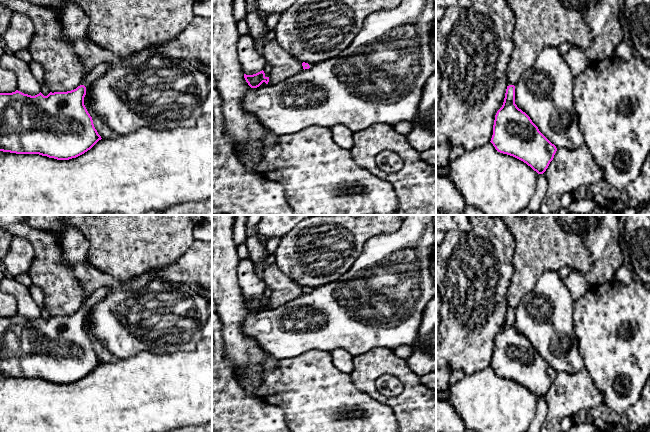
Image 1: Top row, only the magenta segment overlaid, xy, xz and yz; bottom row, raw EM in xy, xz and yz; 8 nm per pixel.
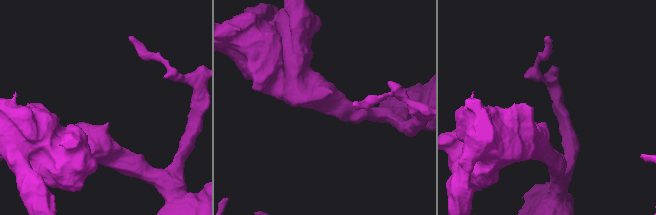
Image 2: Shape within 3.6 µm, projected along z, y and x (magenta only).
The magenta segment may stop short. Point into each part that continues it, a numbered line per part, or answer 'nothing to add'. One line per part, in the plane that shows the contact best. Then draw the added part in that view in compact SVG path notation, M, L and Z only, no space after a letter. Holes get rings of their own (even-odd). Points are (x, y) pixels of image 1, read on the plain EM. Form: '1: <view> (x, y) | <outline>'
1: xy (100, 293) | M106 287L96 289L93 294L85 301L85 303L81 306L80 309L84 309L86 314L88 311L97 304L100 300L106 297L109 293L109 289Z

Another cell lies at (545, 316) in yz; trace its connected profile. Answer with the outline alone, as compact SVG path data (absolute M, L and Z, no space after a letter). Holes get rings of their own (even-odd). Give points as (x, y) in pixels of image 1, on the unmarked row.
M548 271L543 273L534 289L520 300L515 309L515 328L557 373L573 374L585 368L574 331L574 302L558 273Z

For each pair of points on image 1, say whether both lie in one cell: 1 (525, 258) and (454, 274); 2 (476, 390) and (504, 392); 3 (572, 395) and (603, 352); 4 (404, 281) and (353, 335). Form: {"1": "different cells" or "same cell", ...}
{"1": "different cells", "2": "same cell", "3": "different cells", "4": "same cell"}

